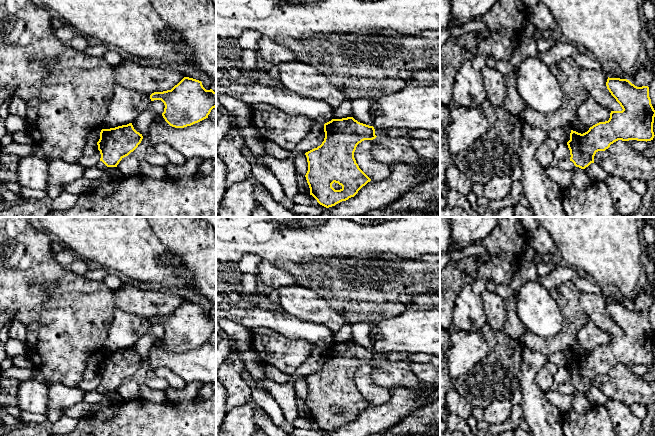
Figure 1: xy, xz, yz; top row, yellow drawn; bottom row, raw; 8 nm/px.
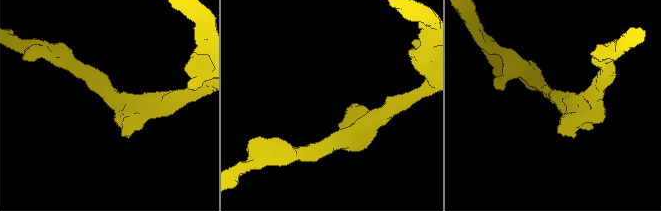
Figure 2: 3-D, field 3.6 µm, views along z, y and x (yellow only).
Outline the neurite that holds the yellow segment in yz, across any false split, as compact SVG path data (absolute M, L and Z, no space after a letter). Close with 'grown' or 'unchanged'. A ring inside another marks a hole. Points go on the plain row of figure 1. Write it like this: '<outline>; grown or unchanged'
M609 301L606 310L623 334L611 335L608 345L593 349L583 358L571 354L567 366L570 385L581 393L594 387L598 375L605 375L618 364L647 366L655 360L655 334L649 321L649 311L637 311L627 303Z; unchanged

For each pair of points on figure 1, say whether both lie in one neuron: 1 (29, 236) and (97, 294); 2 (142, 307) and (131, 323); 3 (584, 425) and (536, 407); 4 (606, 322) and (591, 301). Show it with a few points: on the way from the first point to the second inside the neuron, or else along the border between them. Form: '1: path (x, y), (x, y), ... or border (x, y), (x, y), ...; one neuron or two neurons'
1: path (38, 255), (74, 291), (78, 291); one neuron
2: border (115, 307), (150, 318); two neurons
3: border (561, 414), (562, 425); two neurons
4: path (601, 317), (596, 312), (594, 306); one neuron

